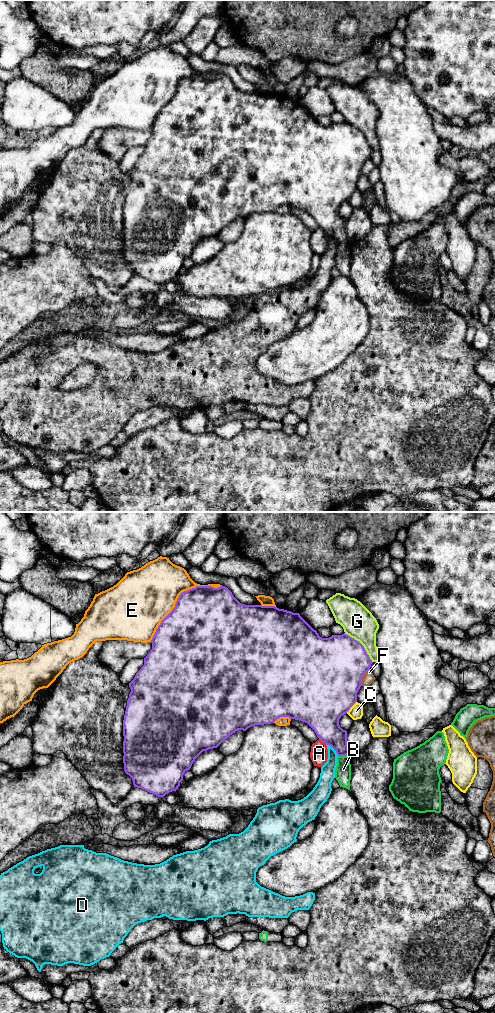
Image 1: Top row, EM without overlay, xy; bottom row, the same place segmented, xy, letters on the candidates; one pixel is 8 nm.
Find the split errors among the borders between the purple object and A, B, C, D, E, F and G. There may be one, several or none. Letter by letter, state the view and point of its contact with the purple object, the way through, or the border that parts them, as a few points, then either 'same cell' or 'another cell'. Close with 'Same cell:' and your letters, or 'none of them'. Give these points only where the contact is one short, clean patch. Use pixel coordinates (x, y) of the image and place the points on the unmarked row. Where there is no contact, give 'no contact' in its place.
A: contact xy (323, 229); another cell
B: contact xy (343, 243); border xy (348, 242), (338, 244); another cell
C: contact xy (351, 194); another cell
D: contact xy (333, 236); another cell
E: contact xy (178, 85); another cell
F: contact xy (362, 165); another cell
G: contact xy (362, 133); another cell
Same cell: none of them

